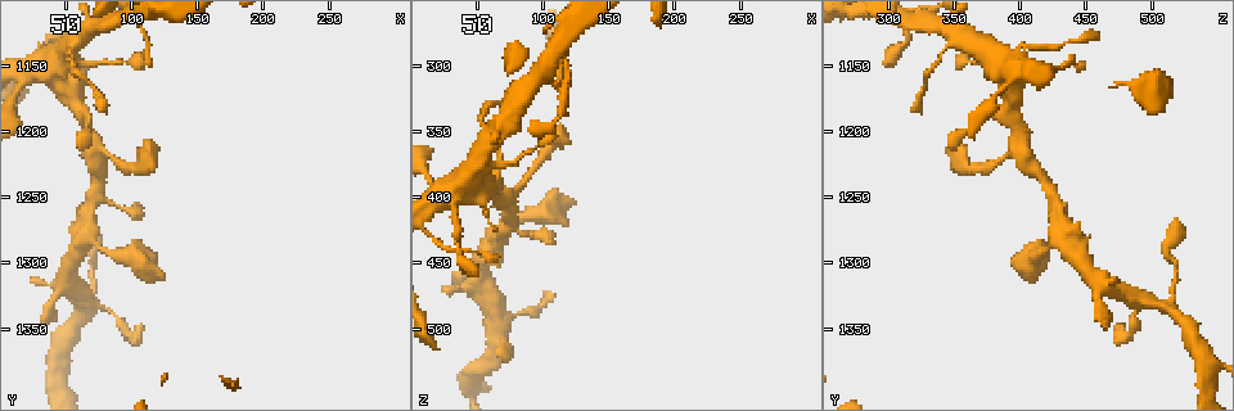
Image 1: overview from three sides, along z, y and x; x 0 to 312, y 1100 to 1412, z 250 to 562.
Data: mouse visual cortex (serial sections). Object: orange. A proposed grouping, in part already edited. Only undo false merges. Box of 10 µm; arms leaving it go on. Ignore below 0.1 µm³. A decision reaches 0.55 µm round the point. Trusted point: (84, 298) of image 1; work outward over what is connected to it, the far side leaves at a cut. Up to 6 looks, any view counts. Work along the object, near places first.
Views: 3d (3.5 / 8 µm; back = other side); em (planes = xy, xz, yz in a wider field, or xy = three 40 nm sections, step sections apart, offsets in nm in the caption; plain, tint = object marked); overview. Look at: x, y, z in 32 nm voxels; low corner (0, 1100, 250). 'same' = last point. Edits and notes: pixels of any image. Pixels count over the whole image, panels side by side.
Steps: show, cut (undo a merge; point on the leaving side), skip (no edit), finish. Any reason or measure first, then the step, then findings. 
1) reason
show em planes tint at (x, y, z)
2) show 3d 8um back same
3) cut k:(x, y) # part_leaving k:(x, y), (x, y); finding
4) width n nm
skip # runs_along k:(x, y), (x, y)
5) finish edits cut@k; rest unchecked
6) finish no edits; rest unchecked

arms part here
show 3d 3.5um back at (66, 1274, 430)

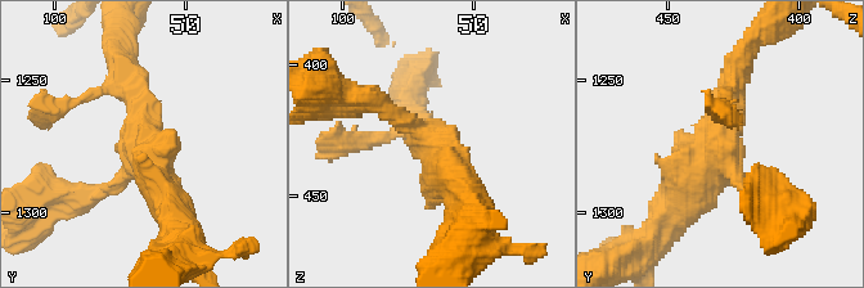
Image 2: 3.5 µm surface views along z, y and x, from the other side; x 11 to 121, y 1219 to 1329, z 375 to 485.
show em xy step 2 tint at (66, 1277, 430)

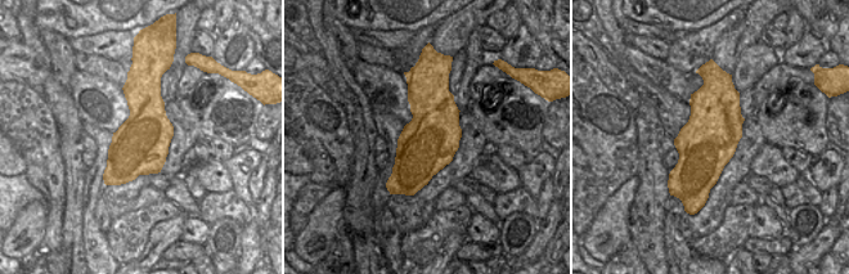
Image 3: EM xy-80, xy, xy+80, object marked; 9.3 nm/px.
width 550 nm
skip # runs_along 2:(675, 212), (721, 145), (734, 71); continuous, no second cell

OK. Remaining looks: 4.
three arms meet
show 3d 3.5um at (72, 1214, 400)

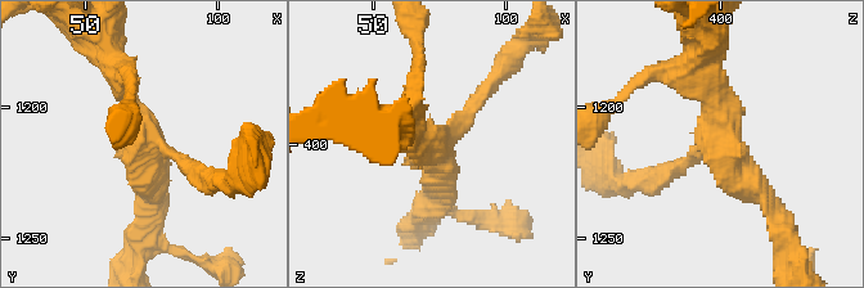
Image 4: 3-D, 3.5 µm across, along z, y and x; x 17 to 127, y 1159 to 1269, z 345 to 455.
arms 3; arm_widths 200, 250, 300 nm
skip # runs_along 4:(777, 216), (721, 145), (705, 71); all the same cell

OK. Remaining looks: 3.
sharp bend
show 3d 3.5um at (32, 1154, 392)

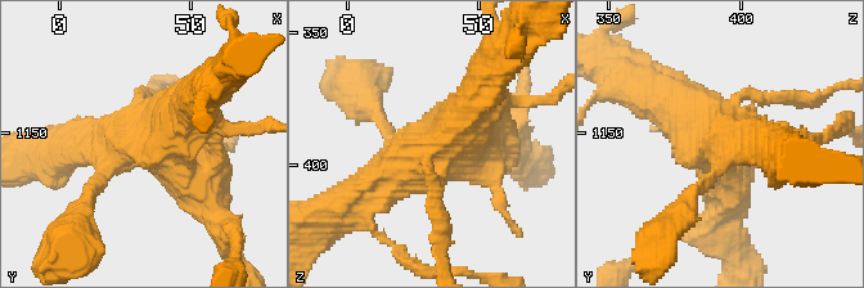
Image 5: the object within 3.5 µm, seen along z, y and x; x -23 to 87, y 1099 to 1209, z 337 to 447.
show em xy step 1 plain at (32, 1153, 392)

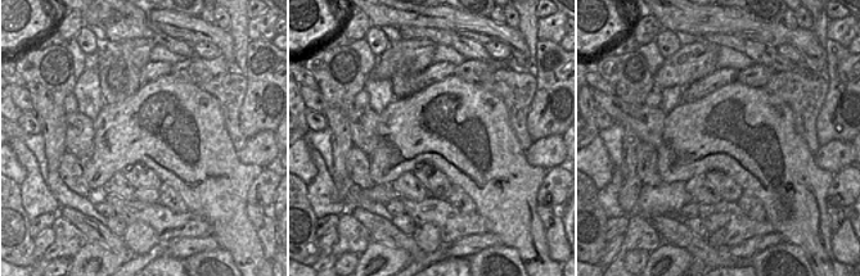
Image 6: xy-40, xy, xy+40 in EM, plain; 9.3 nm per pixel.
show em xy step 1 tint same

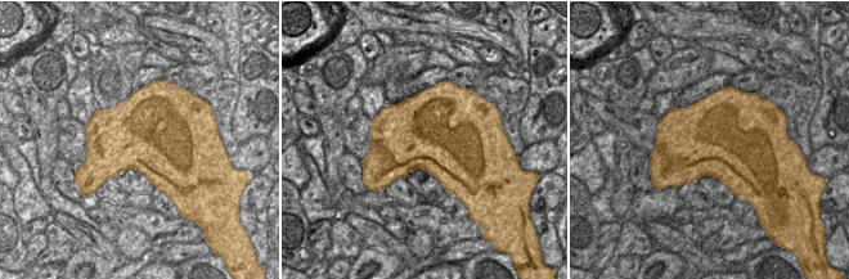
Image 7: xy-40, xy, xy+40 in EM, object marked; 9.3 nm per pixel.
skip # runs_along 5:(725, 216), (723, 153), (657, 98); one cell here

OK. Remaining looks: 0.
finish no edits; rest unchecked

